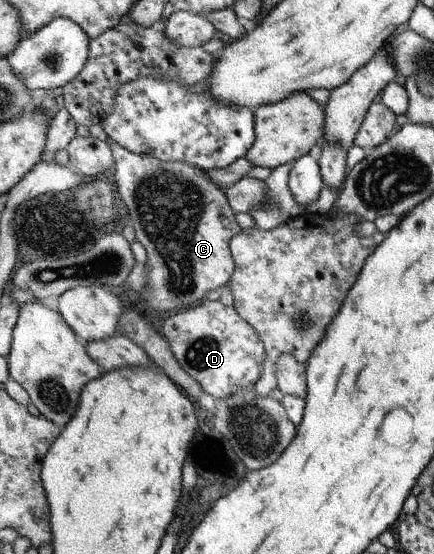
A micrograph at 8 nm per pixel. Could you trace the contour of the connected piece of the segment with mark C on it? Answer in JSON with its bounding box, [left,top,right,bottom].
[108,141,242,313]

